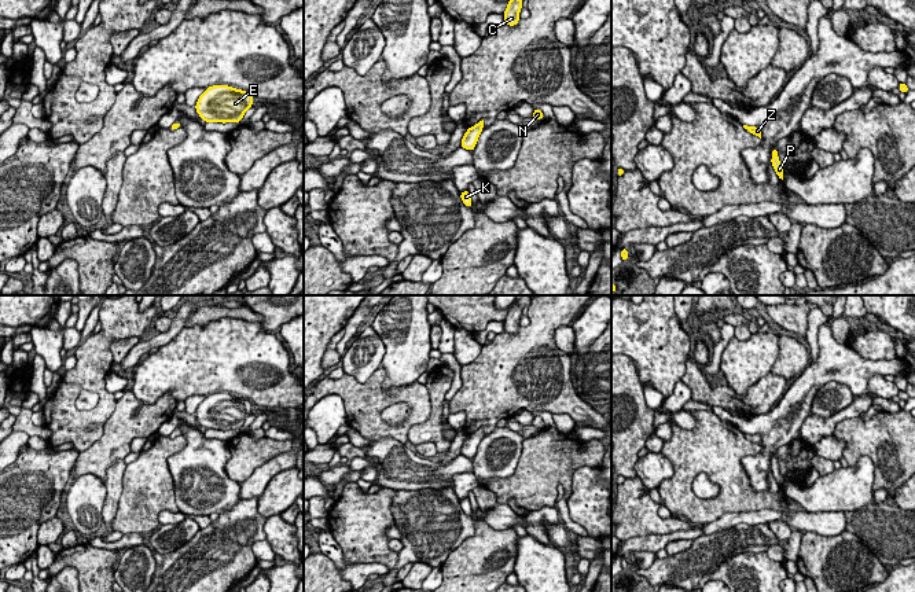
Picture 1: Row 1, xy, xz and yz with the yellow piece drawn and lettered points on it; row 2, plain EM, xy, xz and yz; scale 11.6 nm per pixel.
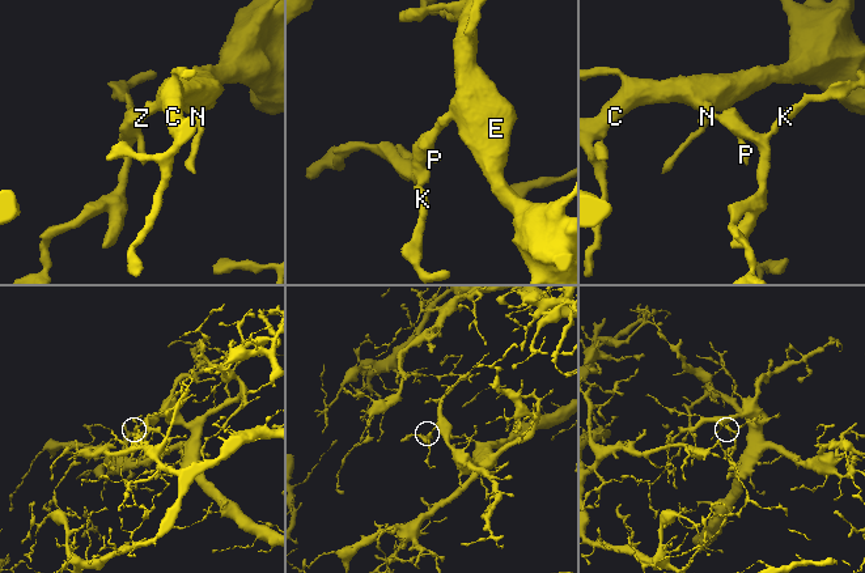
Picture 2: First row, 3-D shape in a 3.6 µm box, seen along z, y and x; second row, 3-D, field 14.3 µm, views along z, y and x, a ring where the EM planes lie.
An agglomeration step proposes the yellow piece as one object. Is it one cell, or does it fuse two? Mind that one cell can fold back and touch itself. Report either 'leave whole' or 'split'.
leave whole

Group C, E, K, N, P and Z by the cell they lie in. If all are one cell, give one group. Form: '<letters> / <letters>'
C E K N P Z

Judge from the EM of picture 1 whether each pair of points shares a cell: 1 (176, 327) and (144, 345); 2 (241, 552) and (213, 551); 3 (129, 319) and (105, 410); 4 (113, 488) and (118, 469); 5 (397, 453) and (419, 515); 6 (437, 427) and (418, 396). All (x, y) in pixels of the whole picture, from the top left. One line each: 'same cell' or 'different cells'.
1: same cell
2: same cell
3: same cell
4: same cell
5: different cells
6: different cells

